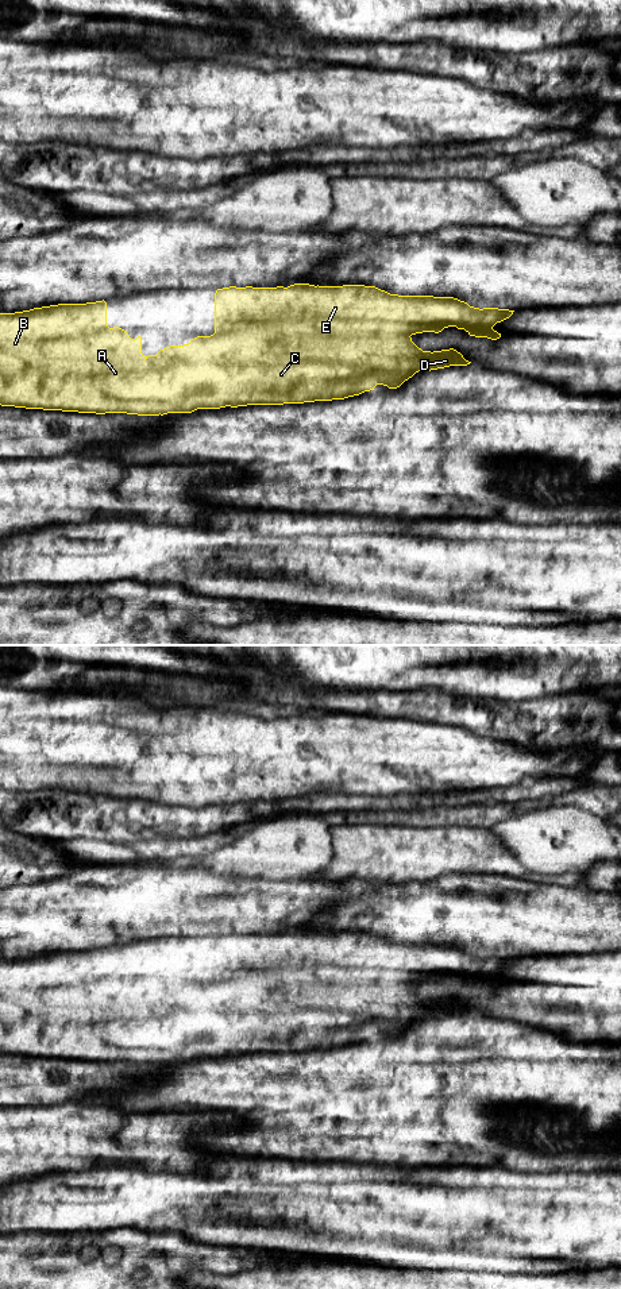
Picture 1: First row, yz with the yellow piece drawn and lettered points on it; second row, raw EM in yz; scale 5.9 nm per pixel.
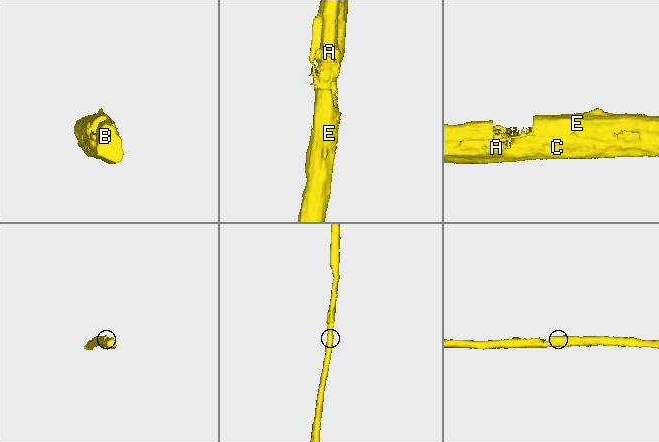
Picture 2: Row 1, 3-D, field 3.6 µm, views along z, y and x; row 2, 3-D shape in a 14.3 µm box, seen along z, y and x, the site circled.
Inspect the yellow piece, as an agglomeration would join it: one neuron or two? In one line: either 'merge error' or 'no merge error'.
no merge error

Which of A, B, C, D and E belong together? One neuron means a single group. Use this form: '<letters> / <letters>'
A B C D E

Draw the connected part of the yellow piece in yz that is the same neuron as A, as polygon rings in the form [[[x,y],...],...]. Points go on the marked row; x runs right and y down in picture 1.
[[[294,283],[288,287],[223,287],[215,293],[215,333],[211,336],[197,336],[189,344],[170,346],[161,350],[157,355],[144,356],[142,354],[142,337],[135,340],[119,328],[109,328],[107,324],[107,302],[96,301],[86,304],[58,304],[15,313],[0,313],[0,405],[26,409],[62,410],[78,413],[127,413],[138,416],[163,416],[167,413],[192,413],[197,409],[220,409],[225,406],[238,408],[247,405],[284,405],[304,404],[315,401],[344,400],[374,390],[377,385],[389,389],[400,387],[405,381],[418,371],[431,371],[450,366],[467,366],[460,352],[454,348],[441,351],[423,351],[412,341],[412,335],[423,332],[439,333],[444,328],[456,327],[464,329],[470,336],[487,337],[497,340],[501,333],[493,329],[497,323],[509,319],[514,310],[498,308],[474,308],[467,302],[454,297],[433,296],[398,296],[390,294],[375,286],[343,285],[343,286],[315,286],[309,283]]]

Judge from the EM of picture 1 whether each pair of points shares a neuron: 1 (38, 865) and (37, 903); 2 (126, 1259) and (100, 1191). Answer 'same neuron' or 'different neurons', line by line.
1: different neurons
2: different neurons

